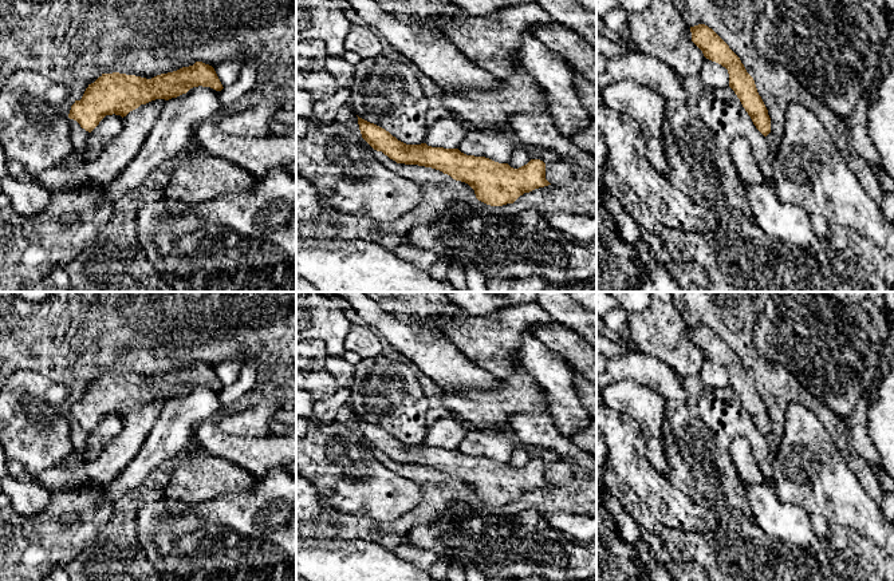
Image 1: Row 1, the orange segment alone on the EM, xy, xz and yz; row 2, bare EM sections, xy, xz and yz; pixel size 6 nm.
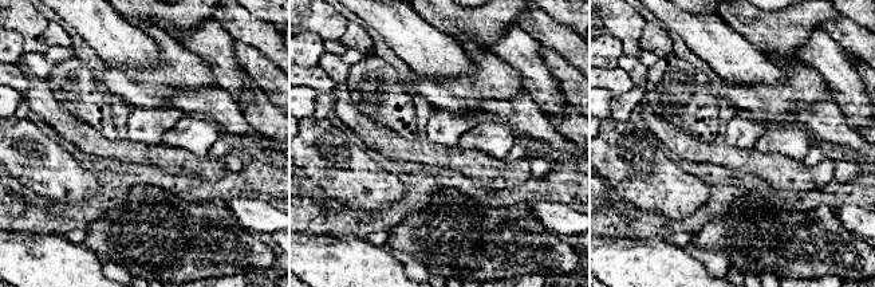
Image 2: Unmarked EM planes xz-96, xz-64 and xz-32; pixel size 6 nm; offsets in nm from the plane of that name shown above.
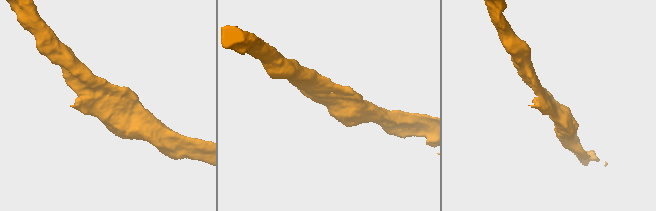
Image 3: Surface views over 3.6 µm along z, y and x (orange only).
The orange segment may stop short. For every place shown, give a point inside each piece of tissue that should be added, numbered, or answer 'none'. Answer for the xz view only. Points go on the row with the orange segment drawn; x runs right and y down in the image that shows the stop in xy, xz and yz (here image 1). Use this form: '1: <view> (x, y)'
none

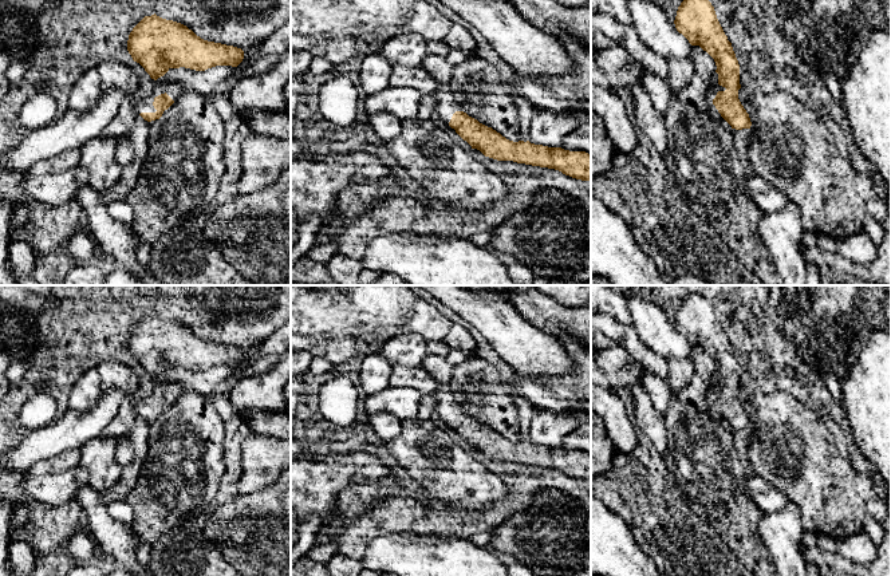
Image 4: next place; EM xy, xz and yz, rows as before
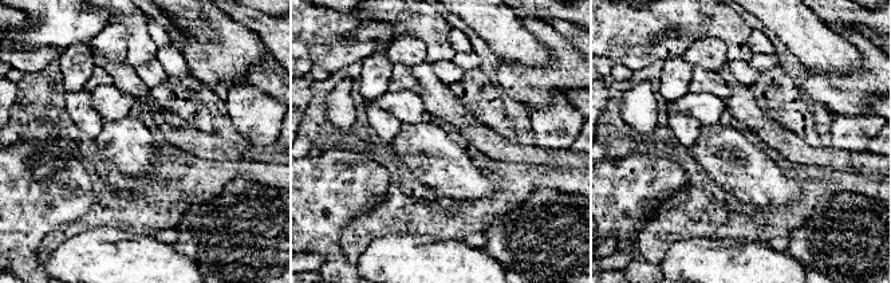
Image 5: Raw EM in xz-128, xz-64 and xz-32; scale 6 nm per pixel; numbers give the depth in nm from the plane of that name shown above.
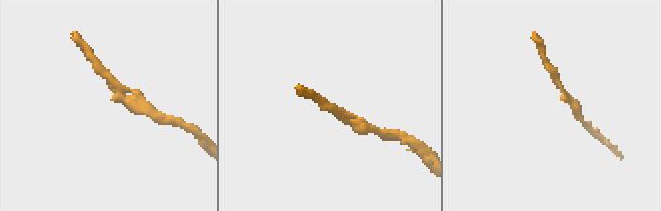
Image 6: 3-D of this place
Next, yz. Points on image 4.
1: yz (713, 90)

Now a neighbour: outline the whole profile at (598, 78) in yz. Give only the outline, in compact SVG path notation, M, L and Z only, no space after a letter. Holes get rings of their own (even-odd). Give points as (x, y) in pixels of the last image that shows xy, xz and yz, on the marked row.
M619 44L596 50L591 55L591 84L614 90L626 88L640 84L644 76L644 70Z

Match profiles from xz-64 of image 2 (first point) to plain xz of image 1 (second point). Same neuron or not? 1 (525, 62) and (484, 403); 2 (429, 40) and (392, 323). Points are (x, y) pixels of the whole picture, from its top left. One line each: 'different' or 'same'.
1: different
2: same

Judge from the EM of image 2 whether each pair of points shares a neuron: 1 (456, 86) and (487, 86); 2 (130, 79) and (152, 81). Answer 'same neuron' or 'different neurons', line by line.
1: same neuron
2: same neuron

